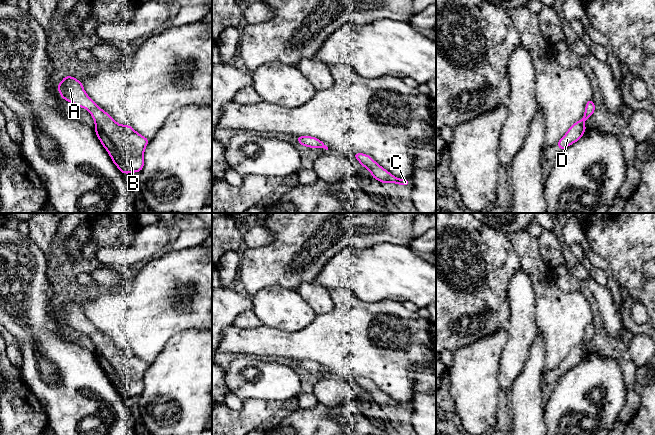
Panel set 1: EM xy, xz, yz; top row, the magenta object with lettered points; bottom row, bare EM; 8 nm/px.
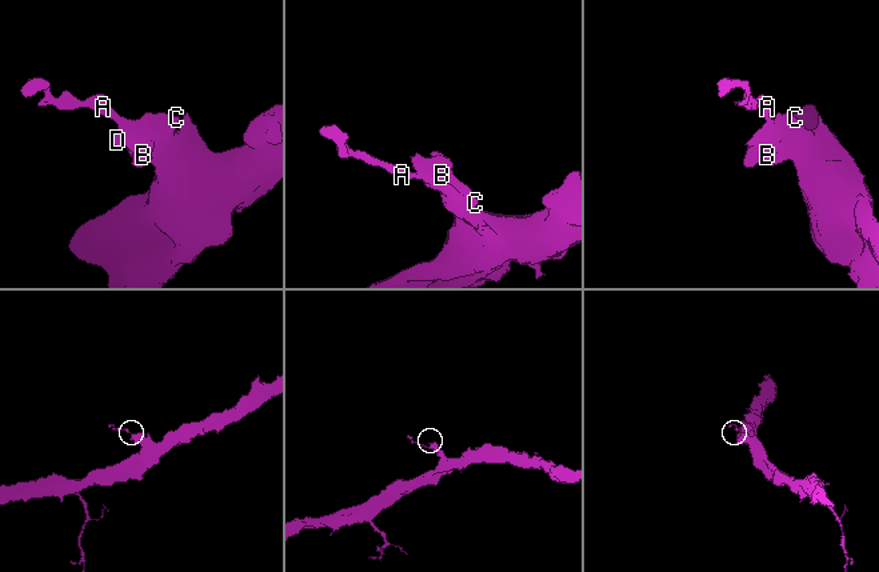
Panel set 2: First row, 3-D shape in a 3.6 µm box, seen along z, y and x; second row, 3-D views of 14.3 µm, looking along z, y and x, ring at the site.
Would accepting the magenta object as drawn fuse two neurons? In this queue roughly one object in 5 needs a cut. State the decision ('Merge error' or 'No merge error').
No merge error

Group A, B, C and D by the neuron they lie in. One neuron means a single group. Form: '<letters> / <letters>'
A B C D

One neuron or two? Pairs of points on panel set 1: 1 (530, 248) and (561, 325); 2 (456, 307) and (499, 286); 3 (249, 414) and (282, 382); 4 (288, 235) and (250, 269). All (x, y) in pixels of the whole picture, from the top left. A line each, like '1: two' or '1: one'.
1: one
2: one
3: two
4: one

